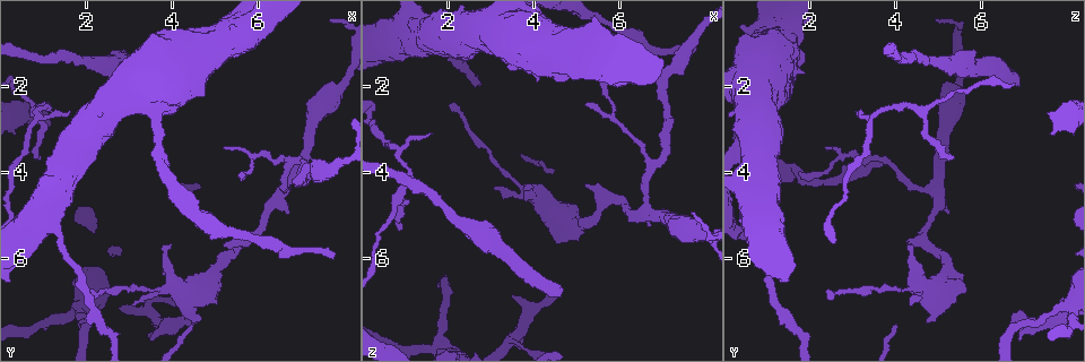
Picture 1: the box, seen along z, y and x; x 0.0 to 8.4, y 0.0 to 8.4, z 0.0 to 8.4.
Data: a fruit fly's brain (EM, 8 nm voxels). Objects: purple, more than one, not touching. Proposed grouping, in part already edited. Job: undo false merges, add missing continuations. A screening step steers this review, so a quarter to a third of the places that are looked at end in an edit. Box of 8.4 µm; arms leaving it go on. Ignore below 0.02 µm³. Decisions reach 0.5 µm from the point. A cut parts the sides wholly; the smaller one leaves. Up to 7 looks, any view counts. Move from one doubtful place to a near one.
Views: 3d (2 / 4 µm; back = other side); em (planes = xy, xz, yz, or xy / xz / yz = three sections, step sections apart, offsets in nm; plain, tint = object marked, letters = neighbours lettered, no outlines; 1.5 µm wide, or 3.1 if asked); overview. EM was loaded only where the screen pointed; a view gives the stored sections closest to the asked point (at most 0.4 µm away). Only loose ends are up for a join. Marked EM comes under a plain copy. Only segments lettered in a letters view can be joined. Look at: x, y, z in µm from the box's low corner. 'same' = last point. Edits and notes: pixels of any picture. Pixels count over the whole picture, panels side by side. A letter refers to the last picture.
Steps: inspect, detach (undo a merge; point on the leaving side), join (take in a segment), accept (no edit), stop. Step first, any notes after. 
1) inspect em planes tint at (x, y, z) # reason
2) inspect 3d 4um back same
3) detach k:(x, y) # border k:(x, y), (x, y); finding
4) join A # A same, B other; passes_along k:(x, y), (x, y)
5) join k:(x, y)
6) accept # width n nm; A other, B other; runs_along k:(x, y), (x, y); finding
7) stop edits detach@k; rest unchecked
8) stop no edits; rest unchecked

inspect 3d 2um at (4.70, 1.85, 6.75) # stops while still wide

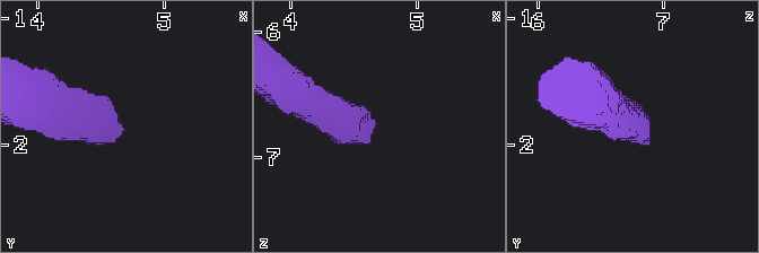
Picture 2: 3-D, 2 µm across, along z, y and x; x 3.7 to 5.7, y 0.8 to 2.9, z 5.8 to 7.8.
inspect em planes letters at (4.68, 1.92, 6.76) # need the tissue

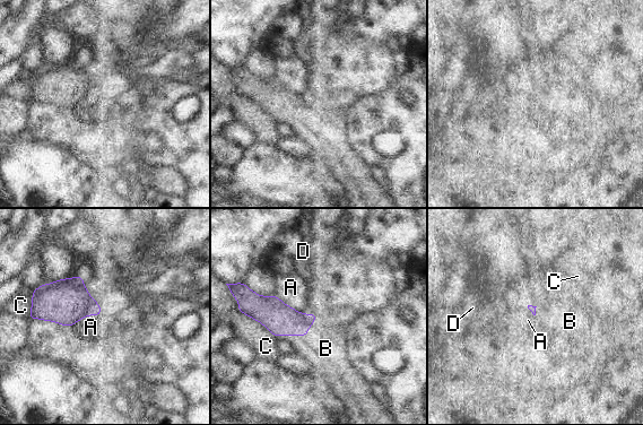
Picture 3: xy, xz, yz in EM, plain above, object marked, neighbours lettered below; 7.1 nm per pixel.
join B # A other, B same, C other, D other; passes_along 3:(279, 319), (300, 335), (326, 348); it goes on there

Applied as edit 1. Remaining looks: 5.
inspect em 3.1um planes letters at (0.85, 3.65, 5.30) # tapers out

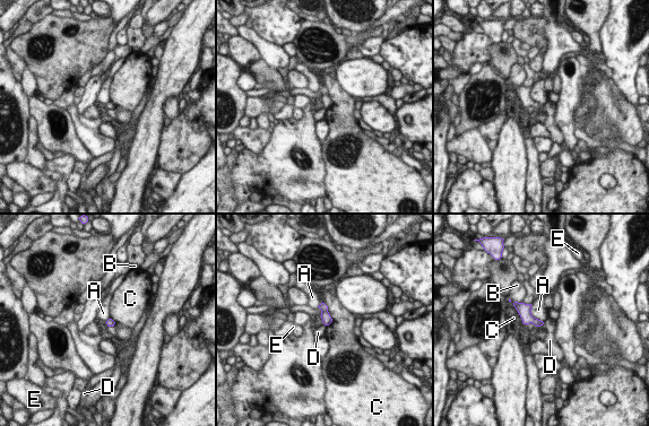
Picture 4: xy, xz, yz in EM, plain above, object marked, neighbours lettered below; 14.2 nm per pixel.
accept # A other, B other, C other, D other, E other; border 4:(531, 303), (530, 313), (544, 322); no lettered segment goes on from it

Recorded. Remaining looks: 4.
inspect 3d 2um at (2.10, 6.95, 2.40) # end of a long branch

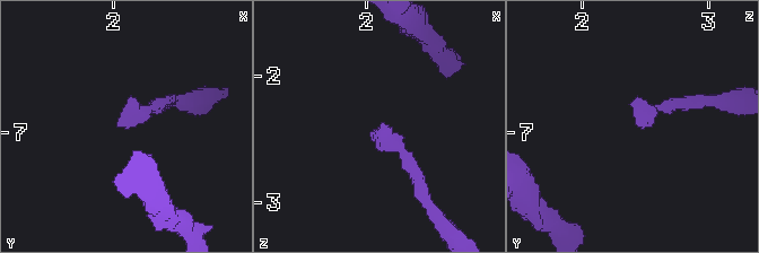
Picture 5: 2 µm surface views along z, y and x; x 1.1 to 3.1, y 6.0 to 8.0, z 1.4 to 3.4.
inspect em planes letters at (2.04, 6.92, 2.42)

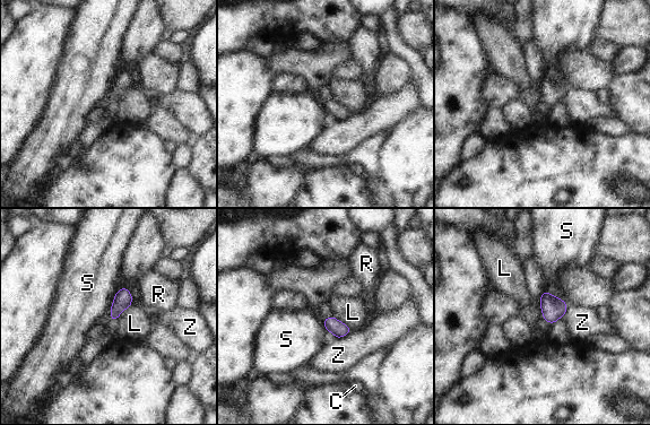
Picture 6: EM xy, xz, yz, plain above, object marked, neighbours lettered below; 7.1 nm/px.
accept # C other, L other, R other, S other, Z other; border 6:(545, 291), (560, 297), (565, 303); no lettered segment goes on from it

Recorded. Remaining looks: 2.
stop edits join@3; rest unchecked

